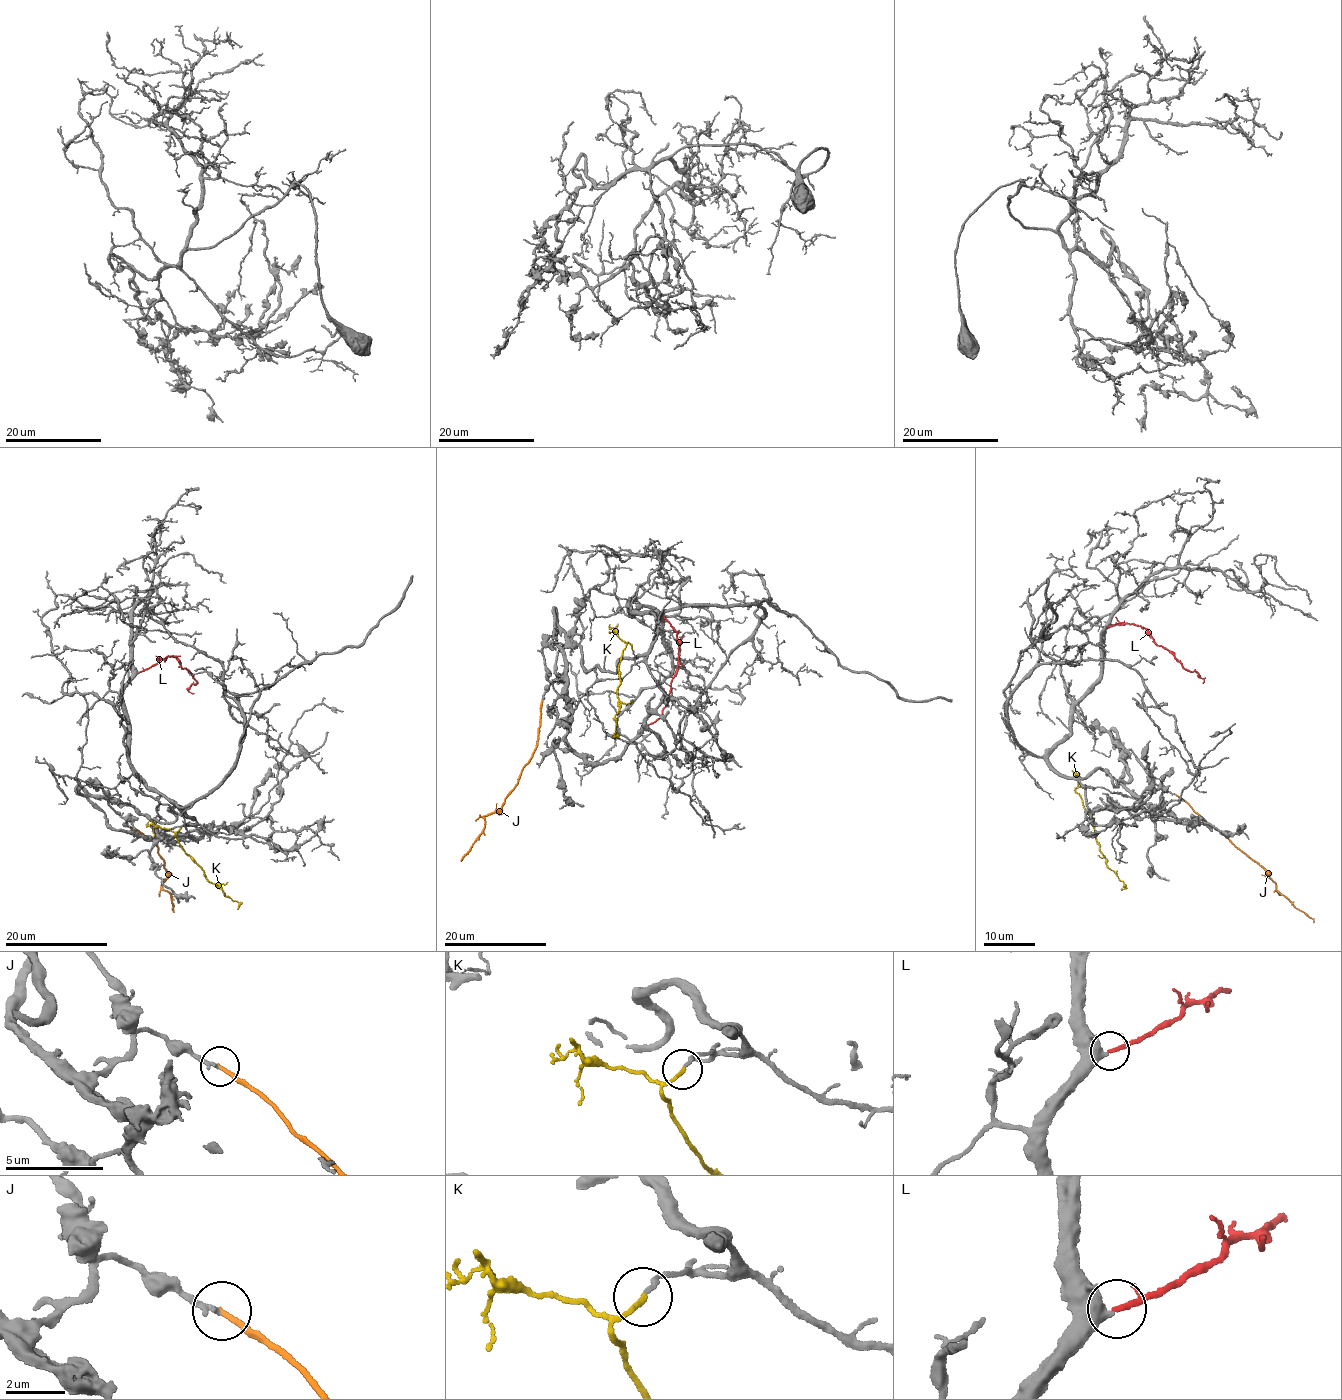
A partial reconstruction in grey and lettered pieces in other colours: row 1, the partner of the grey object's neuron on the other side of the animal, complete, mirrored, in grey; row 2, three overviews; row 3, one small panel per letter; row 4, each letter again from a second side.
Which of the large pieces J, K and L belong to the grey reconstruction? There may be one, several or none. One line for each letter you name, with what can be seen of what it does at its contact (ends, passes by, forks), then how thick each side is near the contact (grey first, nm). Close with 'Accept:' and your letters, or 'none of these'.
K: It ends there. Thickness 160 nm (grey) against 170 nm
L: It passes by. Thickness 500 nm (grey) against 140 nm
Accept: K, L

